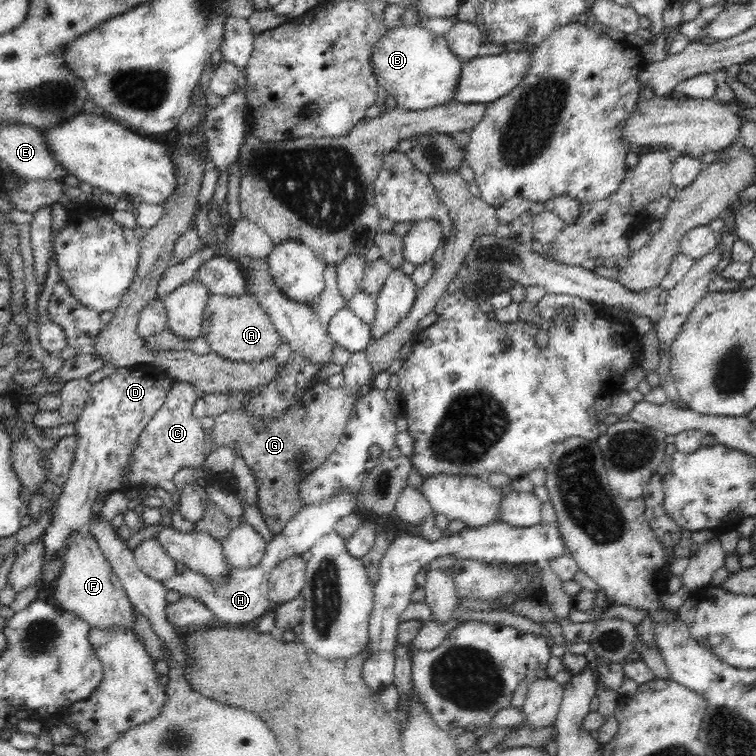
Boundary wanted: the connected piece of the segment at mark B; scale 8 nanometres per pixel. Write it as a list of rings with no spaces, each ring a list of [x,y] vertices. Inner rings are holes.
[[[404,26],[389,29],[387,34],[374,44],[372,52],[372,69],[380,86],[394,98],[398,108],[421,111],[446,104],[454,100],[454,90],[462,76],[462,62],[450,51],[450,46],[444,35],[437,36],[430,29],[415,26]]]

